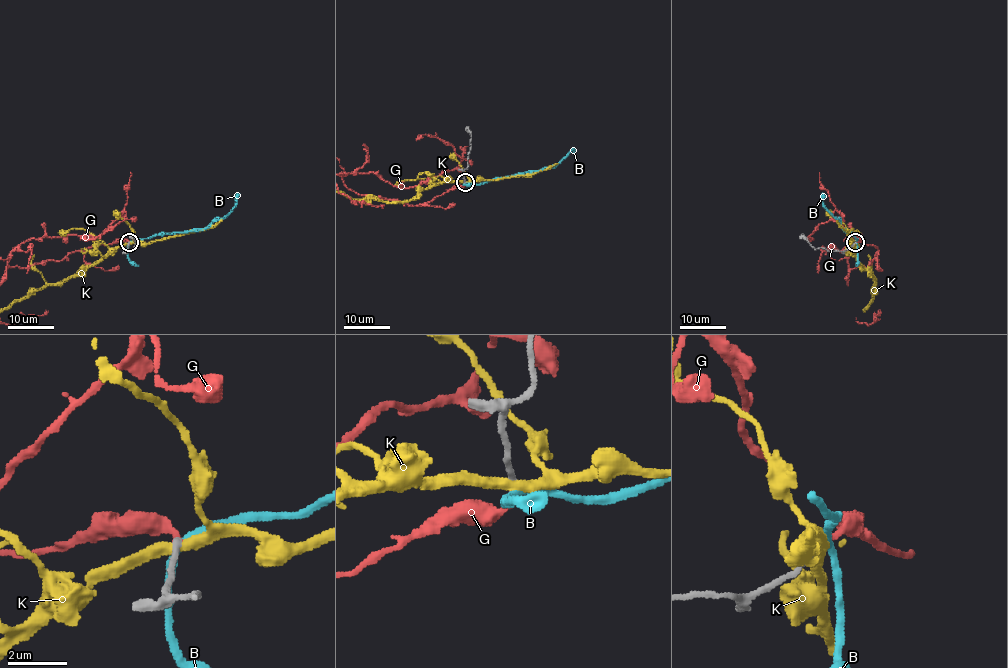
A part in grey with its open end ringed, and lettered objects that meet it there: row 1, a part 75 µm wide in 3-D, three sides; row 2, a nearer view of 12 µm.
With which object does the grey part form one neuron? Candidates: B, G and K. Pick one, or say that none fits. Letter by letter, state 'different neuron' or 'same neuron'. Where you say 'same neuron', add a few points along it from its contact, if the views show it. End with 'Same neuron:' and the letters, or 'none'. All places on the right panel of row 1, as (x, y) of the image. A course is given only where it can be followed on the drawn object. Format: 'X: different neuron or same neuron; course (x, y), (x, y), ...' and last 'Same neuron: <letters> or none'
B: different neuron
G: same neuron
K: different neuron
Same neuron: G

